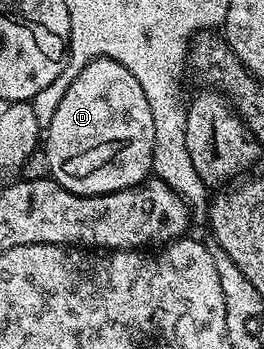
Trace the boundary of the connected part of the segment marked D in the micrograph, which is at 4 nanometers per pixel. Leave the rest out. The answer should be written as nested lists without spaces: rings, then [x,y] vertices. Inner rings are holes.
[[[93,59],[84,69],[80,69],[71,78],[64,97],[60,97],[60,105],[56,105],[56,113],[52,113],[50,126],[44,131],[44,150],[48,157],[48,165],[52,178],[64,189],[68,189],[77,195],[107,195],[113,191],[123,191],[129,187],[135,187],[138,183],[146,182],[148,176],[154,170],[154,142],[156,141],[156,125],[152,125],[152,109],[148,109],[148,97],[144,97],[144,89],[140,89],[140,81],[124,69],[124,65],[117,63],[115,59]]]

